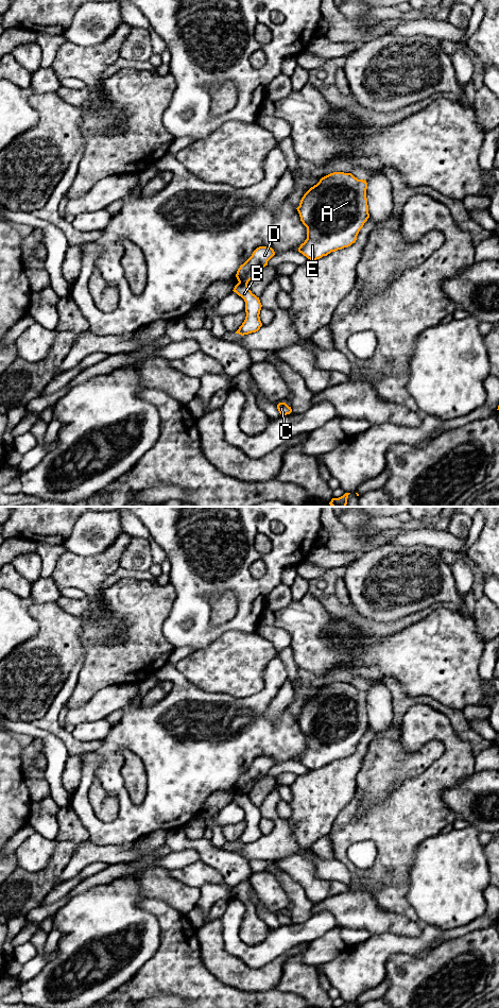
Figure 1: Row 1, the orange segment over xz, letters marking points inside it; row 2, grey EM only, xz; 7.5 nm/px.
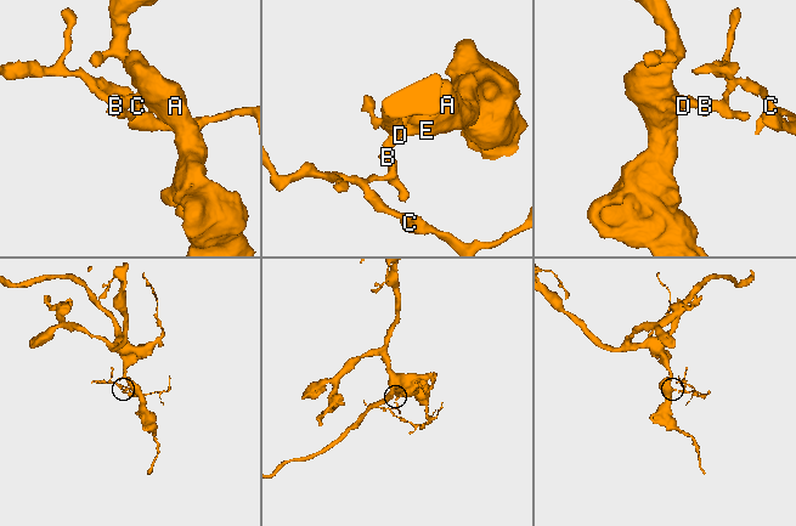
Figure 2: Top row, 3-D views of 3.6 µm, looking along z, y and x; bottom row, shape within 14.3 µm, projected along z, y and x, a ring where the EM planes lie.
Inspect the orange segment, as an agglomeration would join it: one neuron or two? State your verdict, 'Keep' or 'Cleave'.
Cleave

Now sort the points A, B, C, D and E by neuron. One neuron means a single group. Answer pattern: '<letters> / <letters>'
A D E / B C

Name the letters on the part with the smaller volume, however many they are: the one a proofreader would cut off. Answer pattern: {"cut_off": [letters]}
{"cut_off": ["B", "C"]}

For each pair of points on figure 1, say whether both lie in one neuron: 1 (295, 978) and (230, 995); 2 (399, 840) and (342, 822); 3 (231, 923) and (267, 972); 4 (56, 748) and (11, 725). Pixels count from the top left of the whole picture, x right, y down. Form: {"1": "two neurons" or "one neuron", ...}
{"1": "two neurons", "2": "one neuron", "3": "two neurons", "4": "one neuron"}

